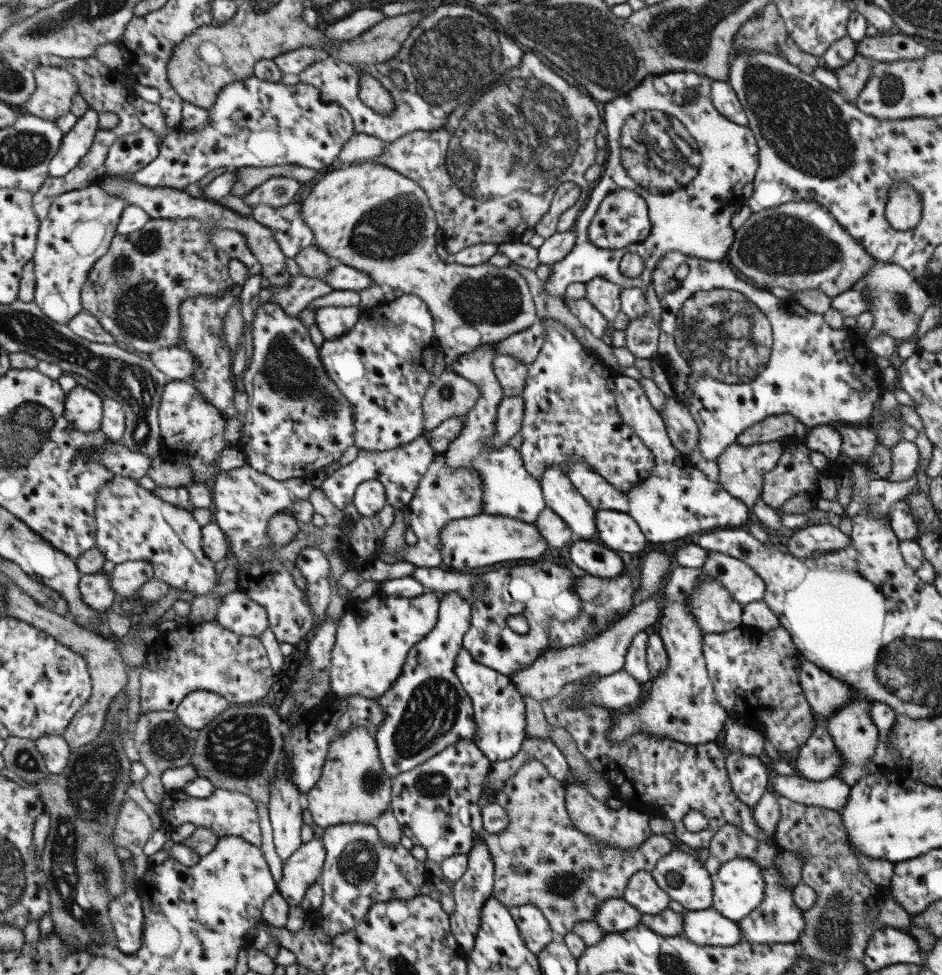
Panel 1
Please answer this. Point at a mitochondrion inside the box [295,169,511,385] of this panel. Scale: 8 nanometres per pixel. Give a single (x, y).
(390, 230)

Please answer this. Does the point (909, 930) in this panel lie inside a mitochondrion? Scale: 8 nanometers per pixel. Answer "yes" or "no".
no

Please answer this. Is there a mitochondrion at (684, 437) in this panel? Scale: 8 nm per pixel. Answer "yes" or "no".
yes

